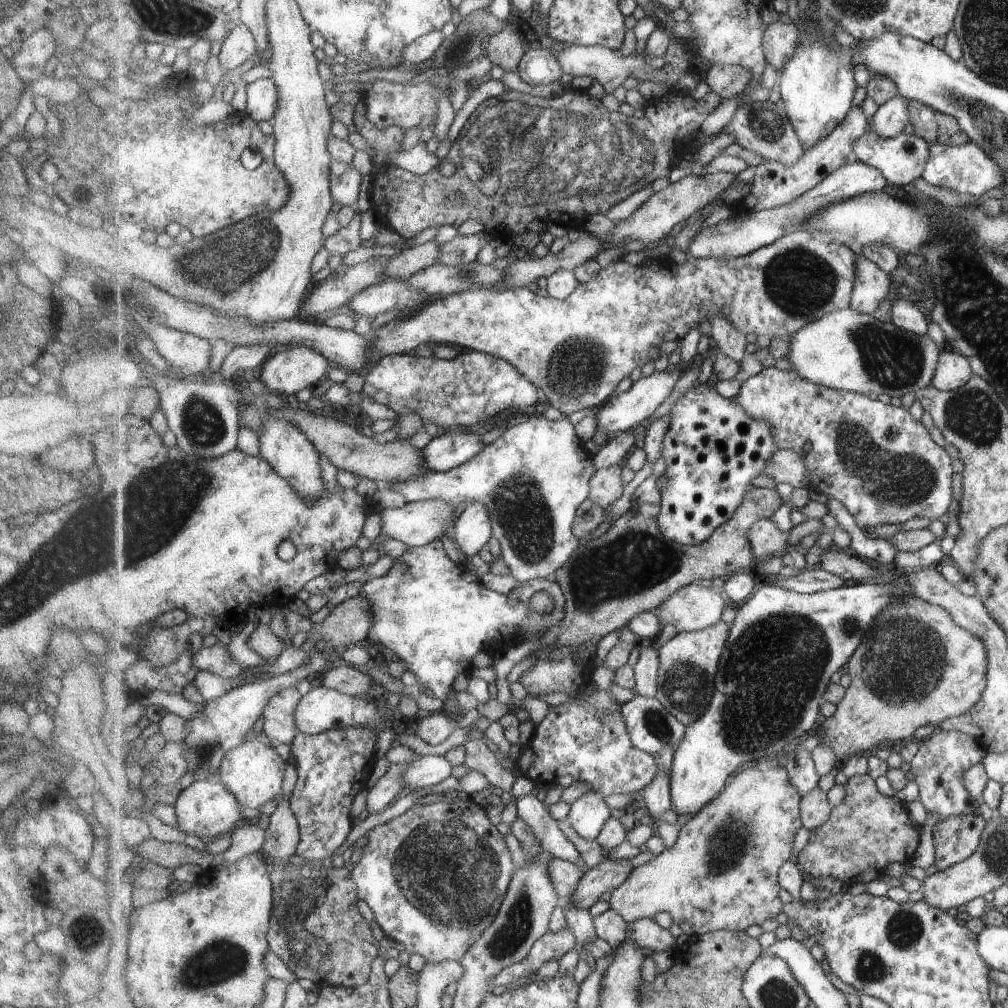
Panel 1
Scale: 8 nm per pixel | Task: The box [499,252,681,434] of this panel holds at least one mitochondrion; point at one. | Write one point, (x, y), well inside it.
(577, 365)

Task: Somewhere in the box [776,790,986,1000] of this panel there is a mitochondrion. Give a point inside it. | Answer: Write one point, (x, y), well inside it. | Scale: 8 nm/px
(904, 929)

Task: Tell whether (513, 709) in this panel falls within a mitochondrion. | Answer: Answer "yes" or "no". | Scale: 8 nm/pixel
no

